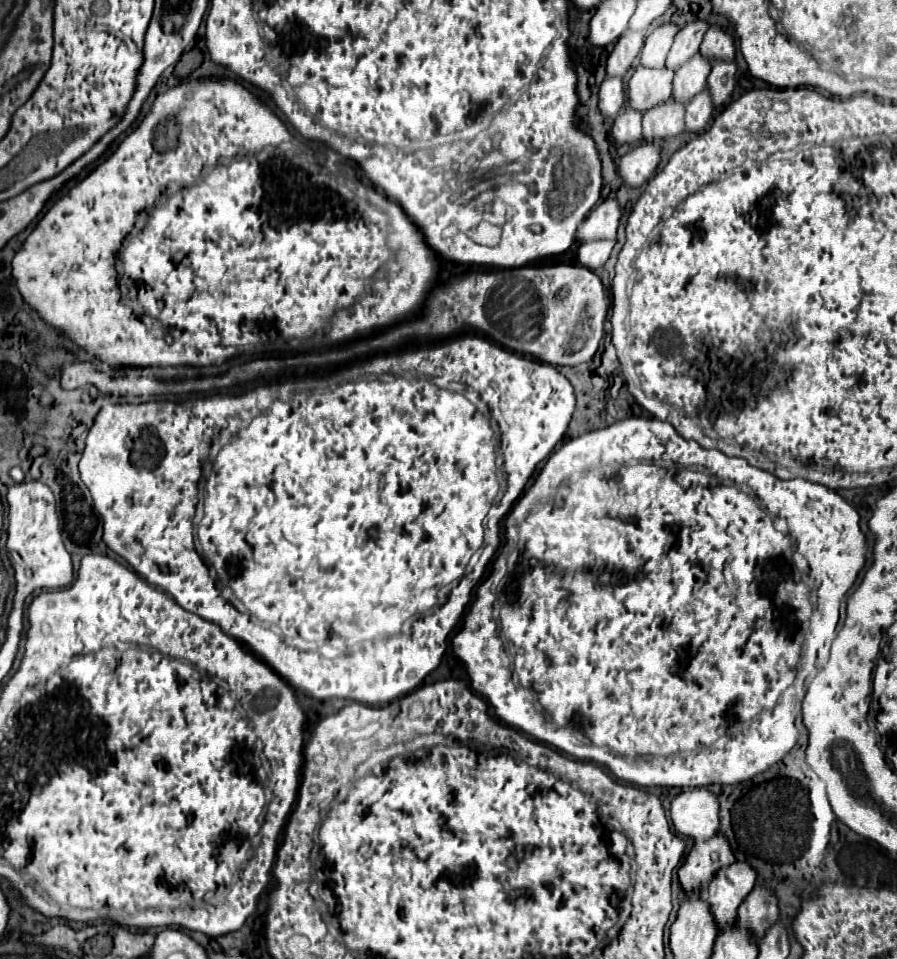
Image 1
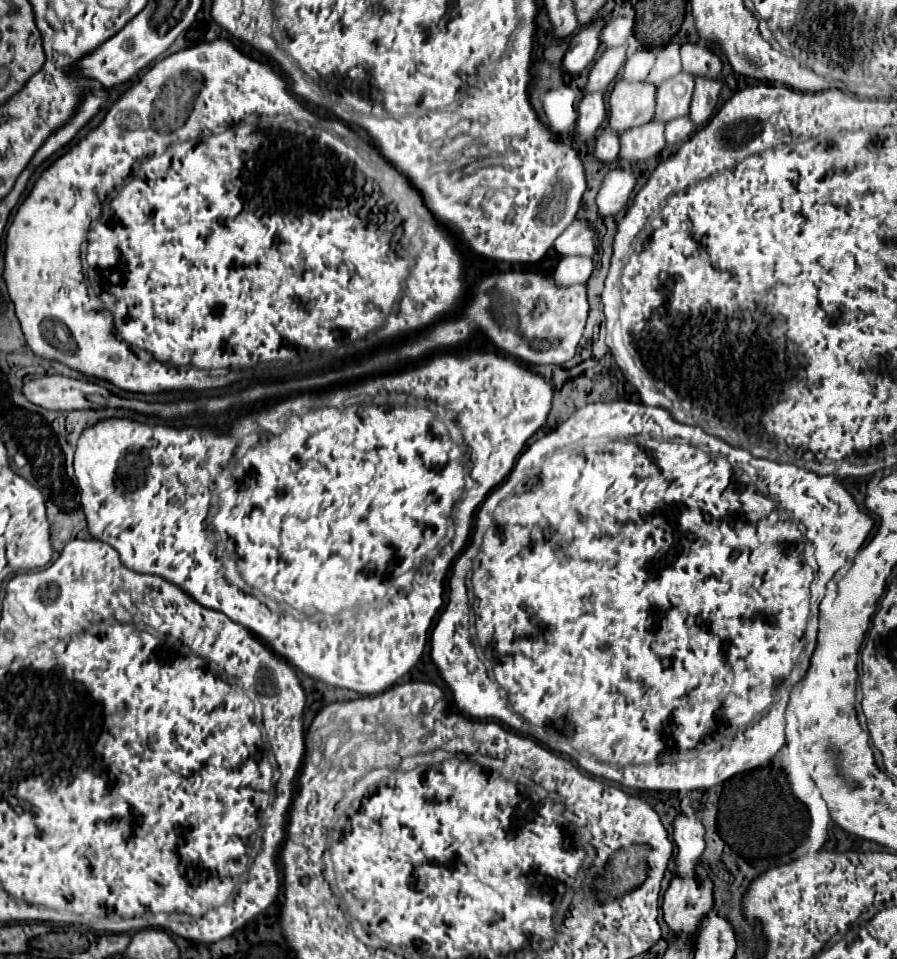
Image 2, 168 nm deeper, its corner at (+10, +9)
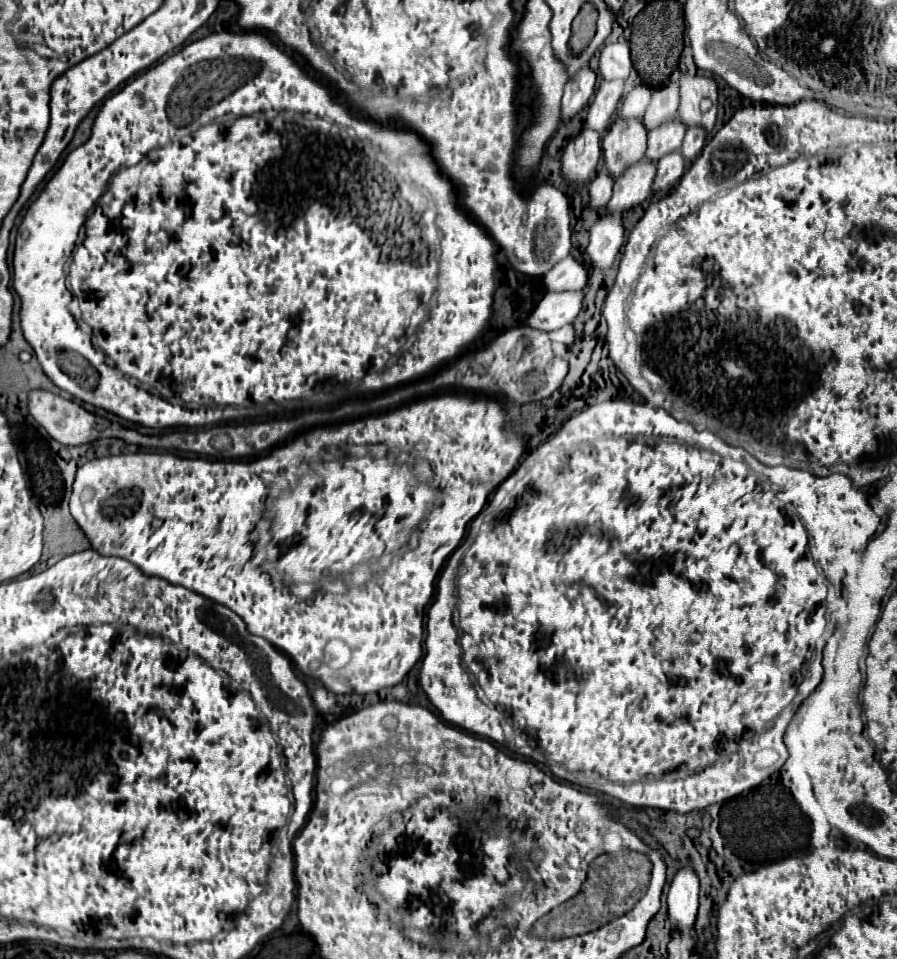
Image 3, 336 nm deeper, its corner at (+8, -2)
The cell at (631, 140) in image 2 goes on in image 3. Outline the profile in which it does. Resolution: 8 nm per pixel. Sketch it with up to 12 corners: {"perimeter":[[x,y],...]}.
{"perimeter":[[647,157],[615,179],[607,209],[623,213],[651,195],[657,163]]}

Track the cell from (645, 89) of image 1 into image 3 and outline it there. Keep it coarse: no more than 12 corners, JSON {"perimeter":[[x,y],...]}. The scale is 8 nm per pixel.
{"perimeter":[[619,117],[601,141],[613,177],[647,151],[641,117]]}

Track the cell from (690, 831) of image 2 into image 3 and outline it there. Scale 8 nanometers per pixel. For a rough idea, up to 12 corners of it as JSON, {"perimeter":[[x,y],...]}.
{"perimeter":[[683,867],[671,881],[667,913],[673,927],[693,931],[699,877]]}

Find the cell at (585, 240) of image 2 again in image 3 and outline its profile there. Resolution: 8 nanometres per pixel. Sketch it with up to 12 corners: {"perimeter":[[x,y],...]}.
{"perimeter":[[571,253],[545,275],[547,291],[587,285],[587,269]]}

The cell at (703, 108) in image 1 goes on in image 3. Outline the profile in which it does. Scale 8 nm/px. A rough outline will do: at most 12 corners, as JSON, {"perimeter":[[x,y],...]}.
{"perimeter":[[679,149],[659,159],[653,195],[671,191],[685,173]]}

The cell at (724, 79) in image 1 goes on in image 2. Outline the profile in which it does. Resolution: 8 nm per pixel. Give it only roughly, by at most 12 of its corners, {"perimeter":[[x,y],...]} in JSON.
{"perimeter":[[695,80],[689,118],[701,128],[717,106],[719,80]]}

